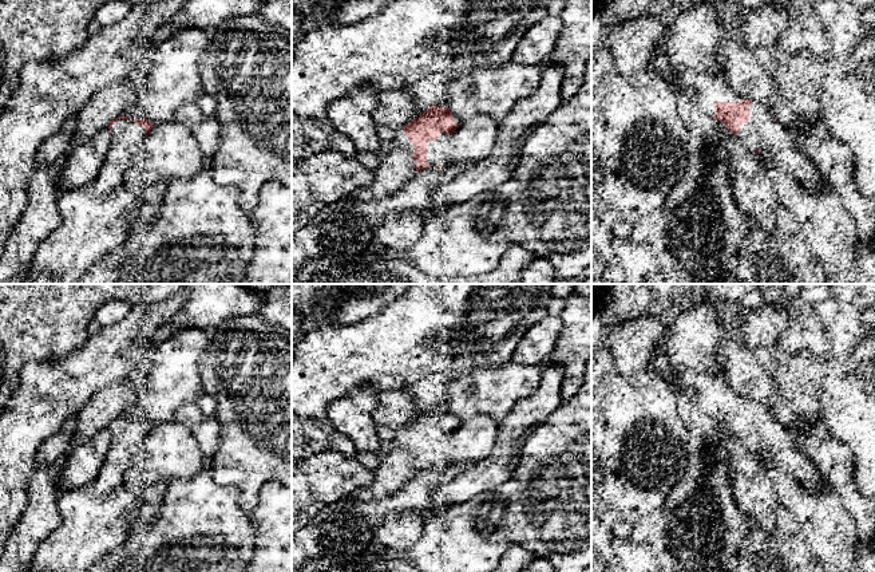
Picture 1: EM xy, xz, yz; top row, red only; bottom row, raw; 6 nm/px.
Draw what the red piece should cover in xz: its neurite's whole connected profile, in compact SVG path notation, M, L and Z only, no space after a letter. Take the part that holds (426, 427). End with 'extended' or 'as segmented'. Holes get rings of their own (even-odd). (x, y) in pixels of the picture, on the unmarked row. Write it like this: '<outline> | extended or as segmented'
M438 402L395 430L391 443L413 457L417 473L429 468L442 472L450 465L443 459L443 449L460 423L462 419L448 410L447 403Z | extended

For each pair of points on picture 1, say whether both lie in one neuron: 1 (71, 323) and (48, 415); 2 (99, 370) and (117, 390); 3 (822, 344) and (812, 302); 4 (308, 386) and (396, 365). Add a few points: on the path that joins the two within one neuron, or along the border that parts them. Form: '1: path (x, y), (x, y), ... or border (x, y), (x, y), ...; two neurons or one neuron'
1: border (88, 336), (79, 347), (56, 359), (32, 363); two neurons
2: border (125, 375), (103, 385), (86, 402); two neurons
3: path (811, 334), (810, 312); one neuron
4: path (329, 367), (332, 365), (375, 365); one neuron

